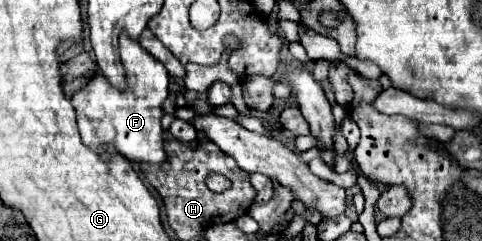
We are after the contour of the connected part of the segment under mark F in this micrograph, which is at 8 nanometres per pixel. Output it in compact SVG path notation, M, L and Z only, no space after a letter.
M121 33L119 37L119 49L121 49L121 63L125 69L127 87L125 89L113 87L105 79L105 75L97 69L87 81L87 85L83 85L71 97L71 103L77 111L77 125L79 125L81 137L85 145L91 149L111 145L127 159L133 159L137 165L141 163L161 165L167 159L163 151L161 103L169 95L169 89L167 89L169 73L163 63L153 59L135 39L131 39L125 33Z

